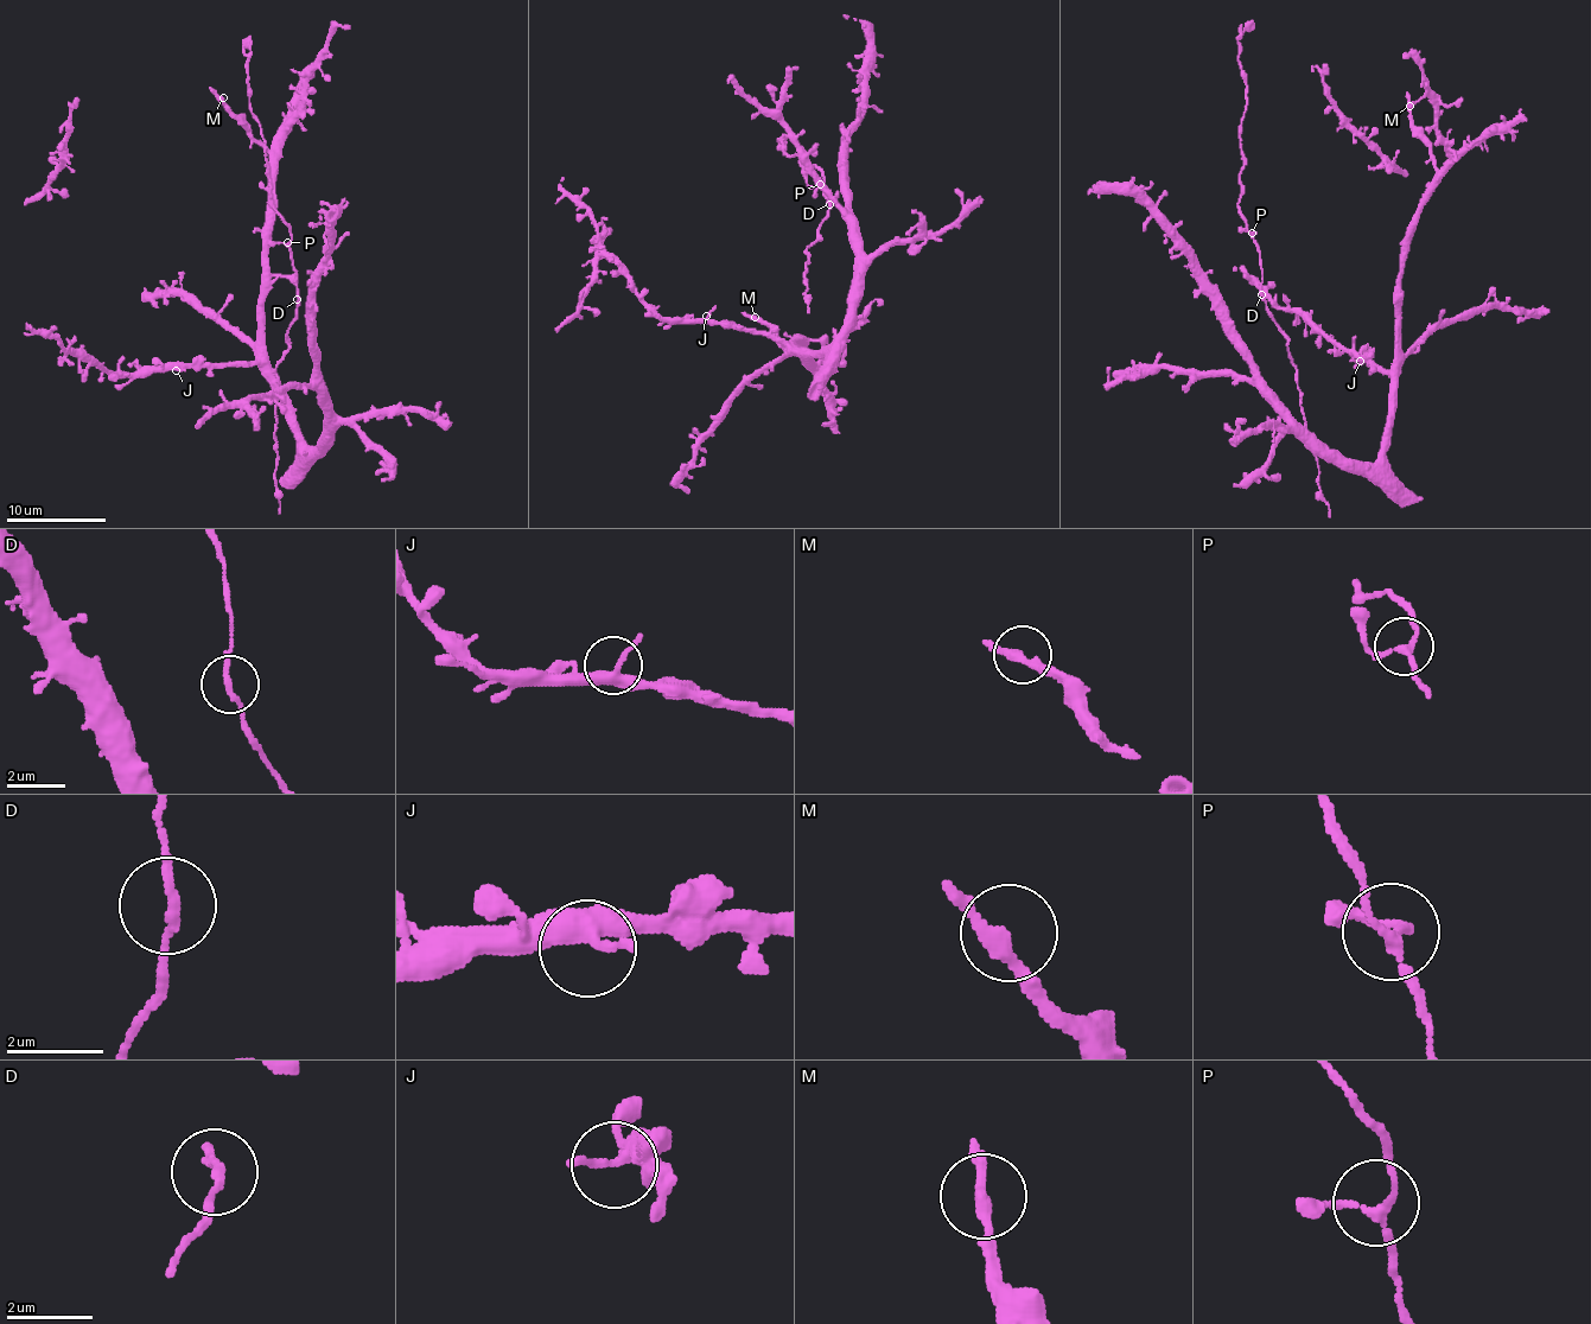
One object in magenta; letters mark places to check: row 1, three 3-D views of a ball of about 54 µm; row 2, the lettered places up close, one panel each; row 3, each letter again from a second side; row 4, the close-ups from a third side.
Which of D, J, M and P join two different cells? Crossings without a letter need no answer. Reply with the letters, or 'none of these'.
none of these

